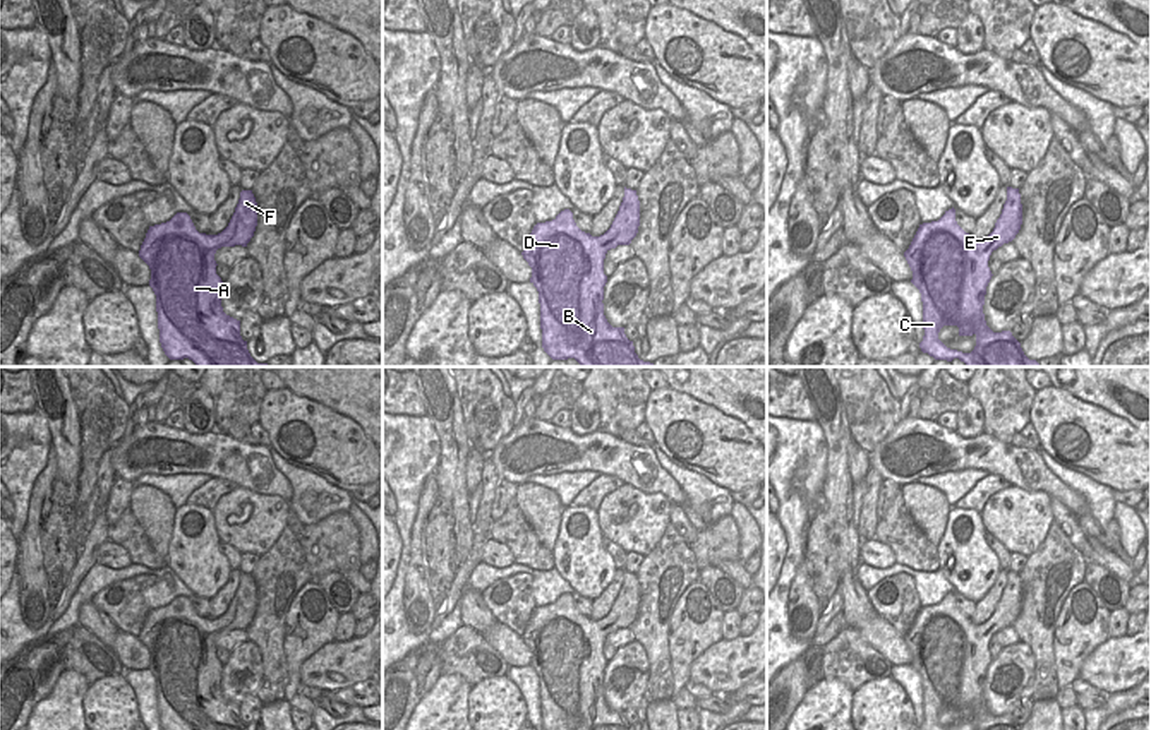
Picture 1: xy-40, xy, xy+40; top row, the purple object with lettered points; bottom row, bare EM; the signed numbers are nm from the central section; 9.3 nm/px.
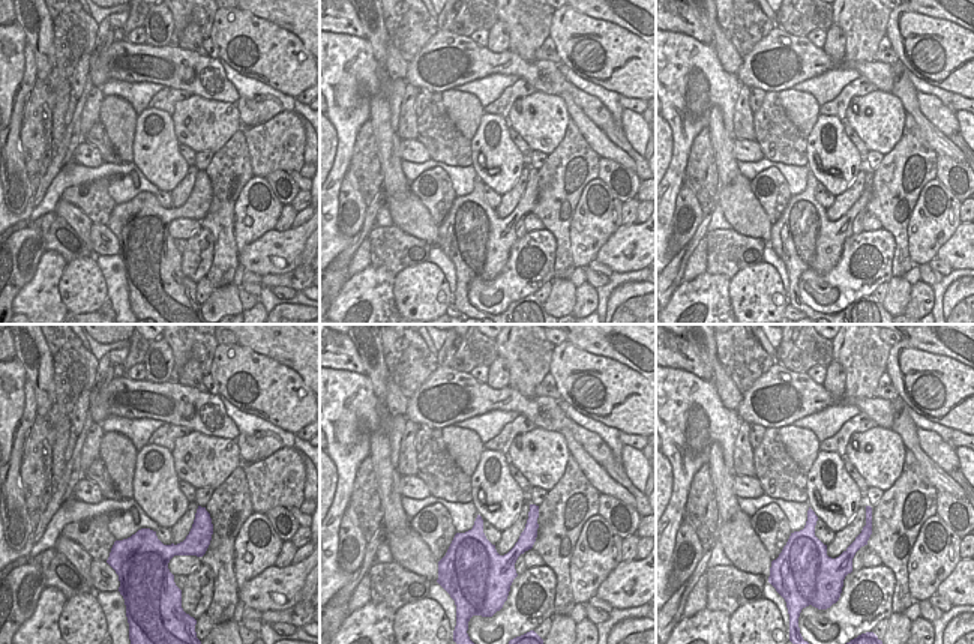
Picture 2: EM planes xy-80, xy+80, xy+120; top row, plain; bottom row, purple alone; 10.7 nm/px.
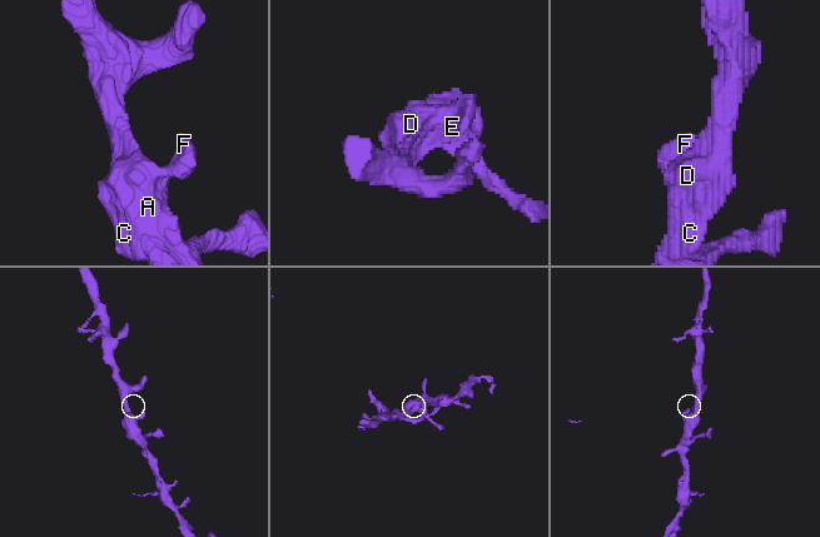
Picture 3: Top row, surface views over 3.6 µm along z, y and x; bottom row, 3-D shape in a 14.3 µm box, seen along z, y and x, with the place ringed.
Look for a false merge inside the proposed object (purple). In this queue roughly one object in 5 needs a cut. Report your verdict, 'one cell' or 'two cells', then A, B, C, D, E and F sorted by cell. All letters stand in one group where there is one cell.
one cell; A B C D E F

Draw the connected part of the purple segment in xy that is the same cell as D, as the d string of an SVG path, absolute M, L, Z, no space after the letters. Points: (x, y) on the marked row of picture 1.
M624 187L624 197L611 228L592 236L582 231L569 209L552 221L537 223L521 252L532 267L530 283L539 291L542 348L552 360L575 358L582 367L655 367L635 353L624 327L612 327L604 315L604 259L611 248L630 245L640 226L640 200L636 190Z

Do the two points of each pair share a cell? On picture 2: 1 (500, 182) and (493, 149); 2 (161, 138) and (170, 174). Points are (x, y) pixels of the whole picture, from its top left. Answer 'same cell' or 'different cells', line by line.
1: same cell
2: same cell

